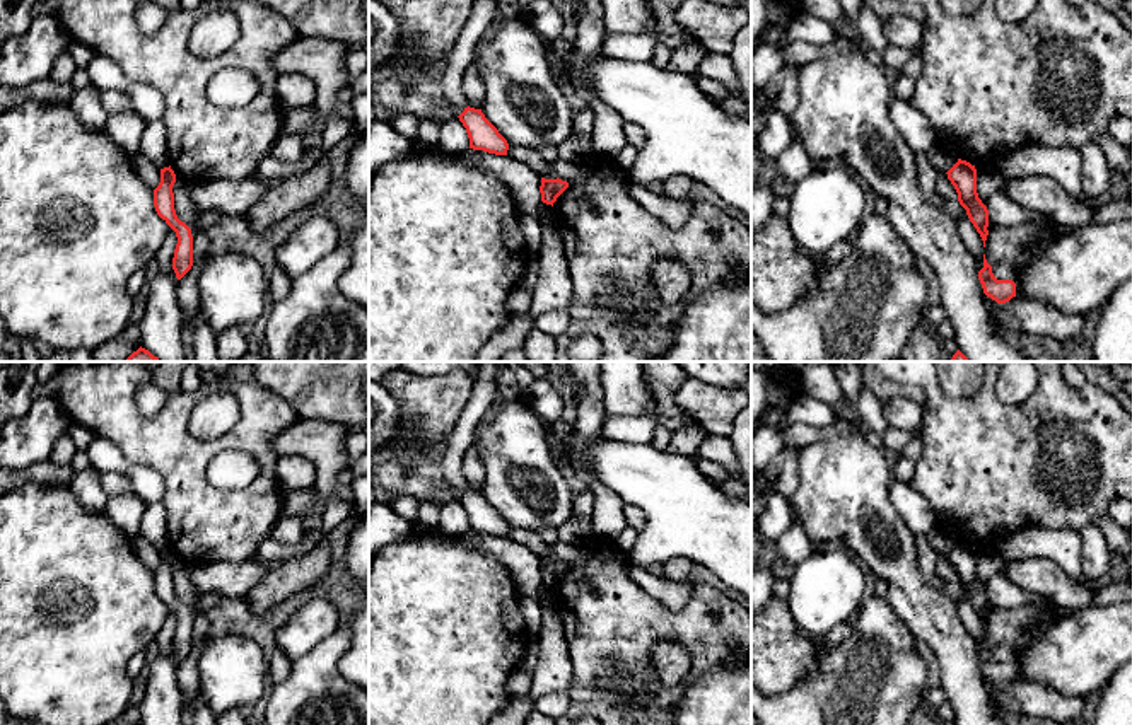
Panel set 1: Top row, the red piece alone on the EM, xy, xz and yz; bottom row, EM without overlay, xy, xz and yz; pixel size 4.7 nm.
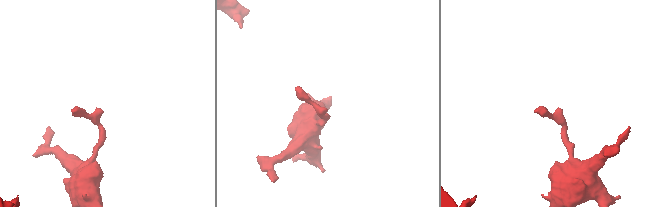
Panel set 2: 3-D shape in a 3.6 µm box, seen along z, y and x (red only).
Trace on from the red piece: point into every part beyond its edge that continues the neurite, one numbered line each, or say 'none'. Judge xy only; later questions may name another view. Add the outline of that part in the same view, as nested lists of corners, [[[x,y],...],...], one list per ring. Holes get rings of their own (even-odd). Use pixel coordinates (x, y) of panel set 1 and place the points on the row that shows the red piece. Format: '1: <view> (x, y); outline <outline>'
none

